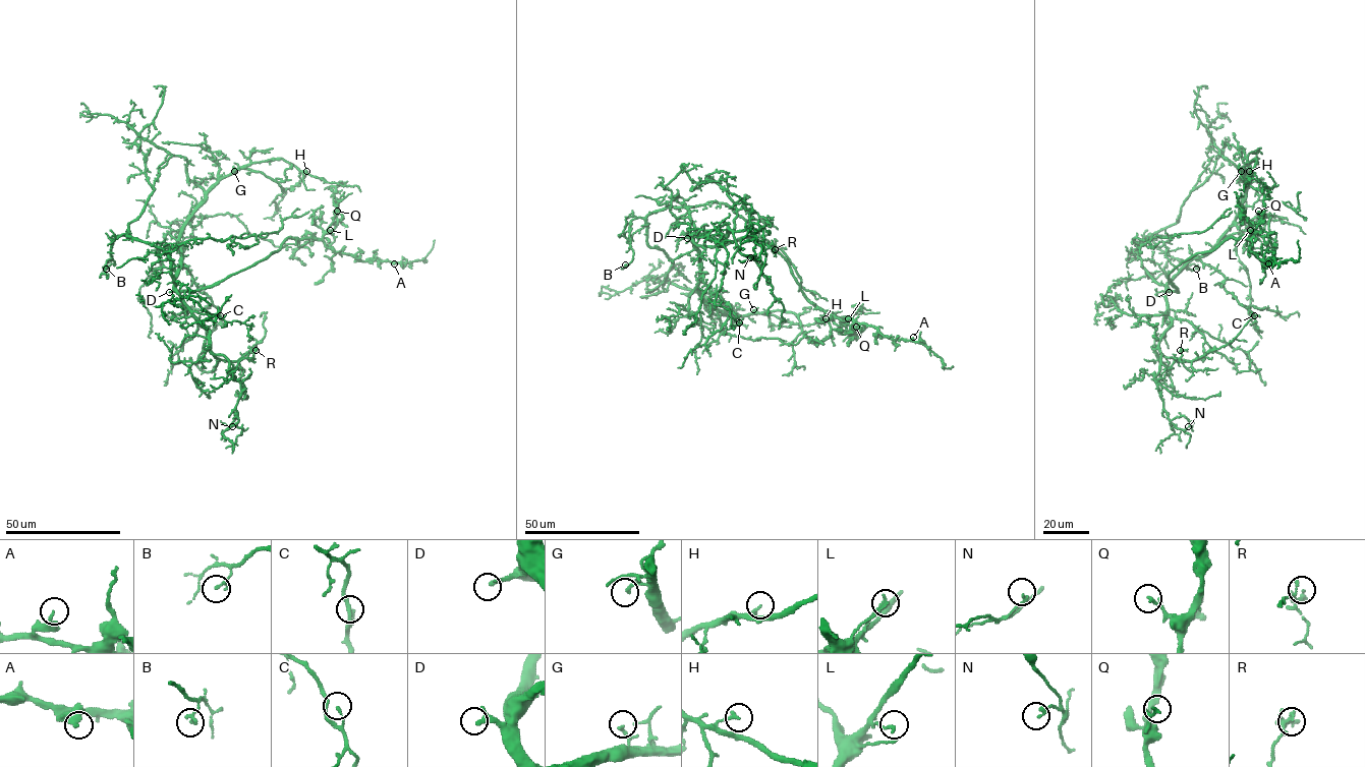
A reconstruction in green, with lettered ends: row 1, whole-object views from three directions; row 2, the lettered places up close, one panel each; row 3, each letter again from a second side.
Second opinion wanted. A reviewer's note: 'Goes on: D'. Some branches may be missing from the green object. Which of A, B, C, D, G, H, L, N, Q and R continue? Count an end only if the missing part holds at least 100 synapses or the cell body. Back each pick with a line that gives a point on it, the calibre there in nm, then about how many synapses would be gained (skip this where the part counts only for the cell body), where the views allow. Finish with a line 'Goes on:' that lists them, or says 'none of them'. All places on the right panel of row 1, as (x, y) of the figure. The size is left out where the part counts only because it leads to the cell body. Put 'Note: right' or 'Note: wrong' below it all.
D: place (1169, 292); calibre 200 nm
Goes on: D
Note: right

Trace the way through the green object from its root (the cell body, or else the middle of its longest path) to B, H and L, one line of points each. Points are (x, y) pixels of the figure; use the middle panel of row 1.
B: (704, 246), (693, 240), (689, 212), (668, 208), (630, 222), (633, 258), (625, 264)
H: (704, 246), (692, 236), (699, 256), (698, 292), (712, 308), (727, 314), (769, 313), (801, 326), (826, 318)
L: (704, 246), (720, 246), (744, 238), (770, 245), (787, 262), (800, 289), (810, 301), (843, 323), (848, 318)

